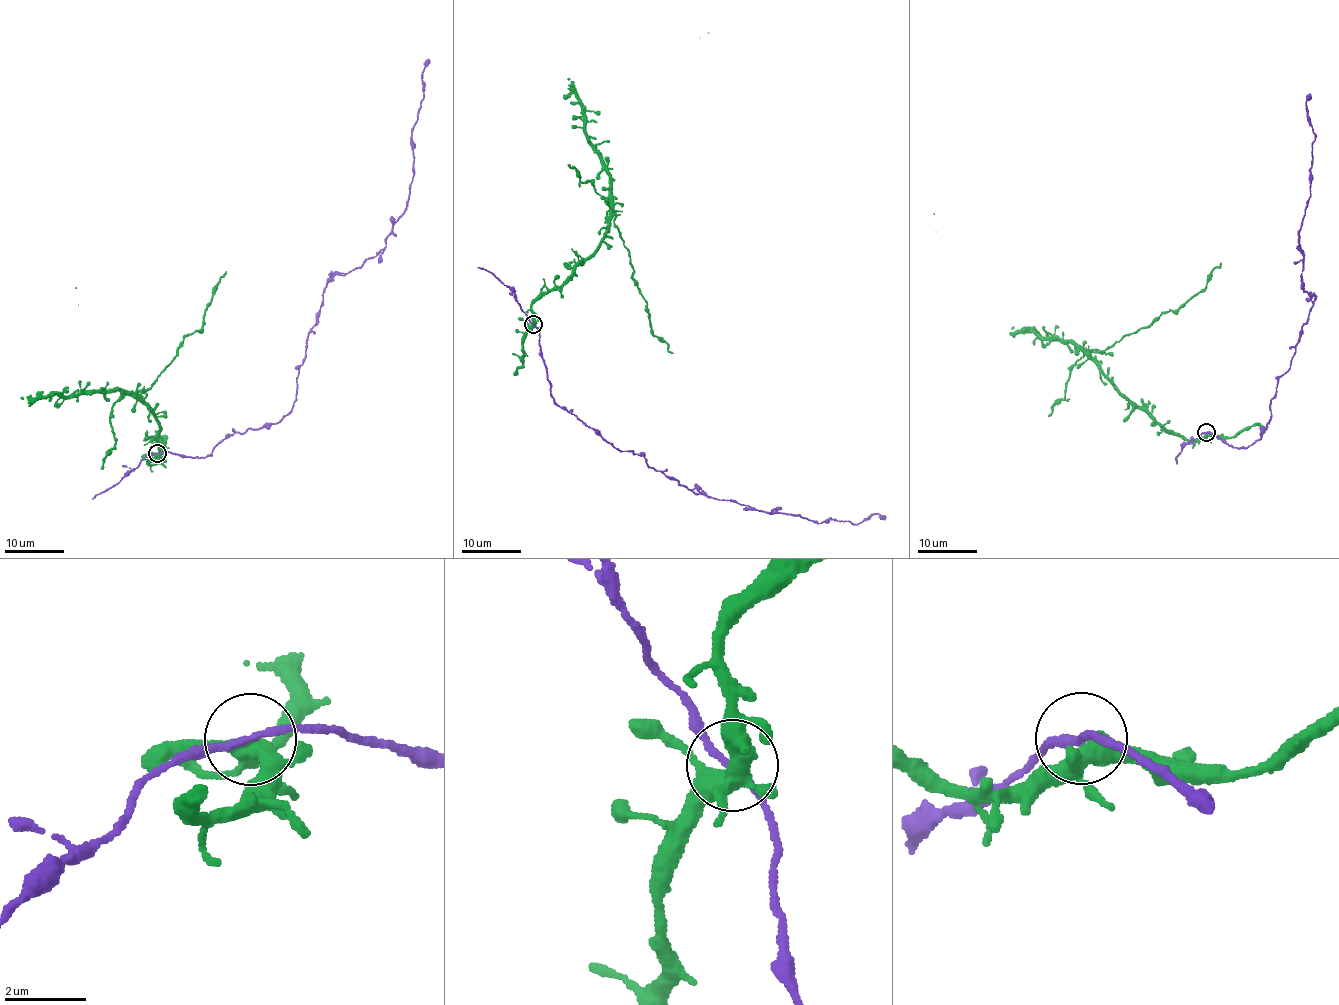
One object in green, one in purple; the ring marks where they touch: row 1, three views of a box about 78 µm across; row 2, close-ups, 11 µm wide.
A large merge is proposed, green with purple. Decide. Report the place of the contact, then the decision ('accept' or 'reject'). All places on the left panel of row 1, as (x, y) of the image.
at (157, 453); accept

